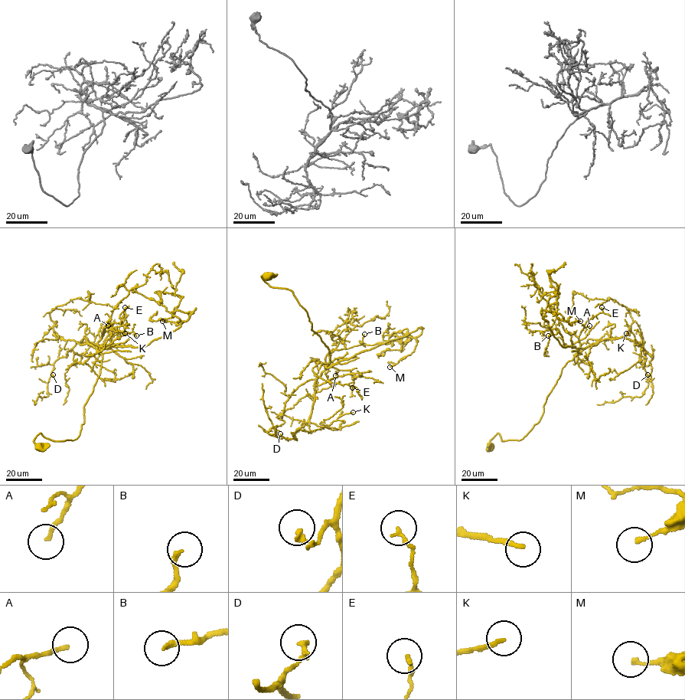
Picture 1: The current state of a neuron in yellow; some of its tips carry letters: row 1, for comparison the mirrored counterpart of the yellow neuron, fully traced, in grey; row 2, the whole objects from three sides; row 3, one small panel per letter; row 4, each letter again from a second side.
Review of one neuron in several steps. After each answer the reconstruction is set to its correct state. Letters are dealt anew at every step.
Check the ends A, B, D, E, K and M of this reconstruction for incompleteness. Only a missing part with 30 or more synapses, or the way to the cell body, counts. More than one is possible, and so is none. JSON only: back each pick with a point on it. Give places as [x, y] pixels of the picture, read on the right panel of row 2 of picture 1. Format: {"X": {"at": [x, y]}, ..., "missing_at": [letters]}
{"missing_at": []}

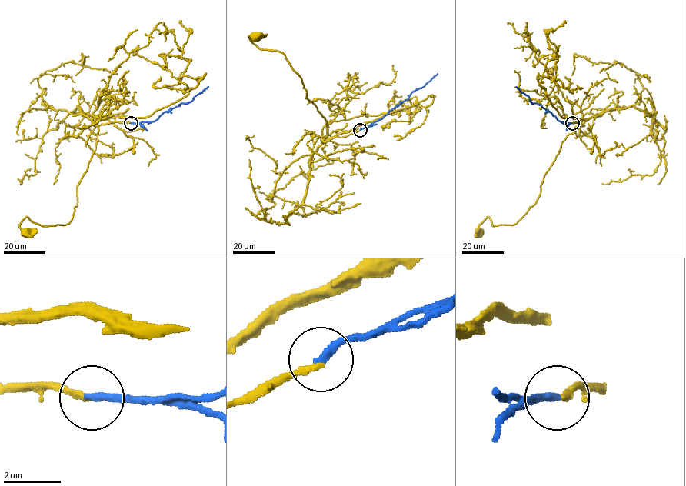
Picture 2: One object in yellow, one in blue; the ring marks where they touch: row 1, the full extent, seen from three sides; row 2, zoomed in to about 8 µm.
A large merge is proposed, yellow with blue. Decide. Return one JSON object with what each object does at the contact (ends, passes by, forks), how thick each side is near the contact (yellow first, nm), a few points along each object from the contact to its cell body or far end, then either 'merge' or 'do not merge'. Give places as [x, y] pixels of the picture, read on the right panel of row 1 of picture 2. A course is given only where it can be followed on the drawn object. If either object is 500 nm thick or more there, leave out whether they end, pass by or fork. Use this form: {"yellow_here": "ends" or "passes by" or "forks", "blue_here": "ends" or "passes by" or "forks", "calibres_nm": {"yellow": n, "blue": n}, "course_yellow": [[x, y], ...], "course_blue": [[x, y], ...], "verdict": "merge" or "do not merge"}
{"yellow_here": "ends", "blue_here": "ends", "calibres_nm": {"yellow": 200, "blue": 280}, "course_yellow": [[572, 123], [584, 126], [561, 144], [536, 201], [512, 224], [493, 226], [487, 217], [478, 226], [480, 234]], "course_blue": [[572, 123], [560, 121], [541, 106], [531, 101], [530, 98], [515, 86]], "verdict": "merge"}

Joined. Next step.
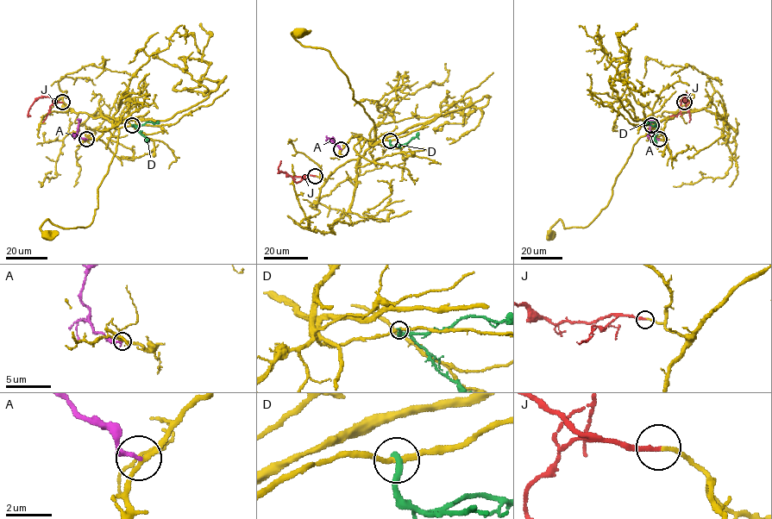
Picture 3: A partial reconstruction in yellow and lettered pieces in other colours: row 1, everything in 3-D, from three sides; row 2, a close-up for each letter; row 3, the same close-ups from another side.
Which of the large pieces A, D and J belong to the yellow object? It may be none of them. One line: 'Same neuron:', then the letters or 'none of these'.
Same neuron: J

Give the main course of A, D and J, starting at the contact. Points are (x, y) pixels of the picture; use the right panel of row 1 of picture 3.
A: (659, 139), (653, 137), (649, 129), (655, 119)
D: (651, 125), (655, 126), (654, 121), (643, 121)
J: (684, 102), (684, 96), (680, 112), (670, 116)

